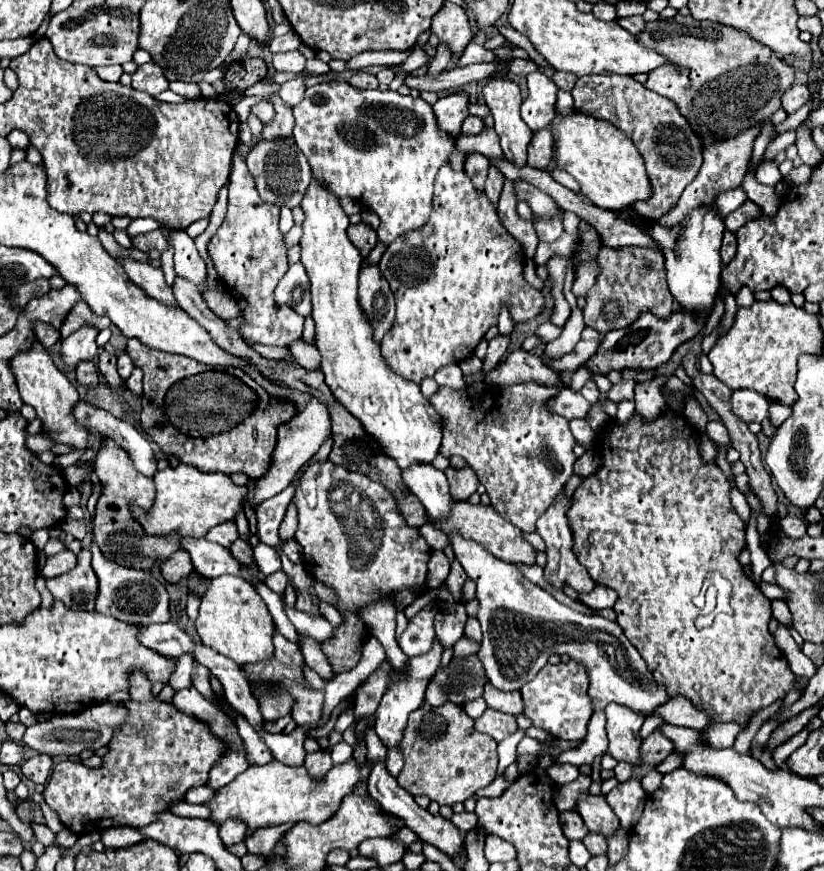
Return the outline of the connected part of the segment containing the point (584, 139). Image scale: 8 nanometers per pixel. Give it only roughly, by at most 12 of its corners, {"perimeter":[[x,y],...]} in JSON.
{"perimeter":[[555,113],[555,167],[601,209],[651,193],[615,125]]}

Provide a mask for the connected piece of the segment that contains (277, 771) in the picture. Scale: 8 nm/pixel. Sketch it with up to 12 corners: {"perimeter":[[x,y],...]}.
{"perimeter":[[355,759],[315,781],[303,765],[249,767],[205,805],[251,831],[319,825],[367,779]]}

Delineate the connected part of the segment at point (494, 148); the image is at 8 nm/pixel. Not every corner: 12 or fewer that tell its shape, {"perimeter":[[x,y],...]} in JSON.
{"perimeter":[[493,129],[461,135],[461,153],[483,153],[491,161],[505,159]]}

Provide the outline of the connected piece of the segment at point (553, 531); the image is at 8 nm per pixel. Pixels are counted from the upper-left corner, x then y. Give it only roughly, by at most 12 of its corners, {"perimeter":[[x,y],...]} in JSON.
{"perimeter":[[561,491],[537,519],[547,549],[545,581],[591,593],[595,581],[573,553]]}

